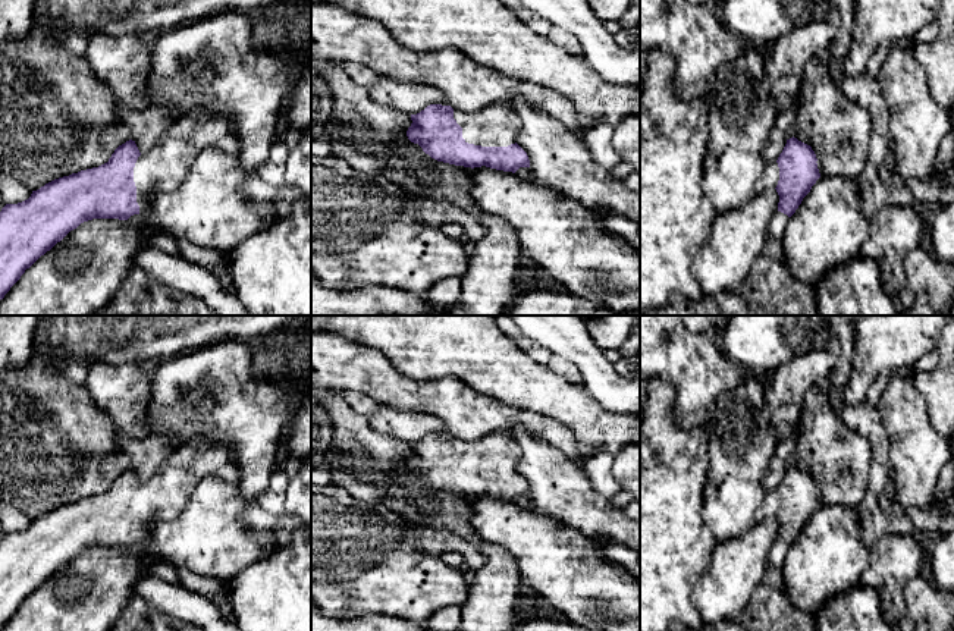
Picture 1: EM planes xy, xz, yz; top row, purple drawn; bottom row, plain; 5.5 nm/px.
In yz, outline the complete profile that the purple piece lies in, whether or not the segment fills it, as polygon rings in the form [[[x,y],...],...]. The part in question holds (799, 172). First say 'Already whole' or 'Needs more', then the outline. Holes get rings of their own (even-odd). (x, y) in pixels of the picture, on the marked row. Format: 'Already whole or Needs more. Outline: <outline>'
Needs more. Outline: [[[793,136],[778,160],[766,164],[756,191],[775,189],[779,195],[778,211],[791,217],[820,178],[816,161],[812,147]]]

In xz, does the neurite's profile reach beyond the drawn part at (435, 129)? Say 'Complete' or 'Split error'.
Split error

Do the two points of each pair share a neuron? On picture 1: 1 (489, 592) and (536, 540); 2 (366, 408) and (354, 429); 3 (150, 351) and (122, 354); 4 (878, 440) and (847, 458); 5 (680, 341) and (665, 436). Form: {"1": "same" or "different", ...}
{"1": "different", "2": "different", "3": "same", "4": "different", "5": "different"}

